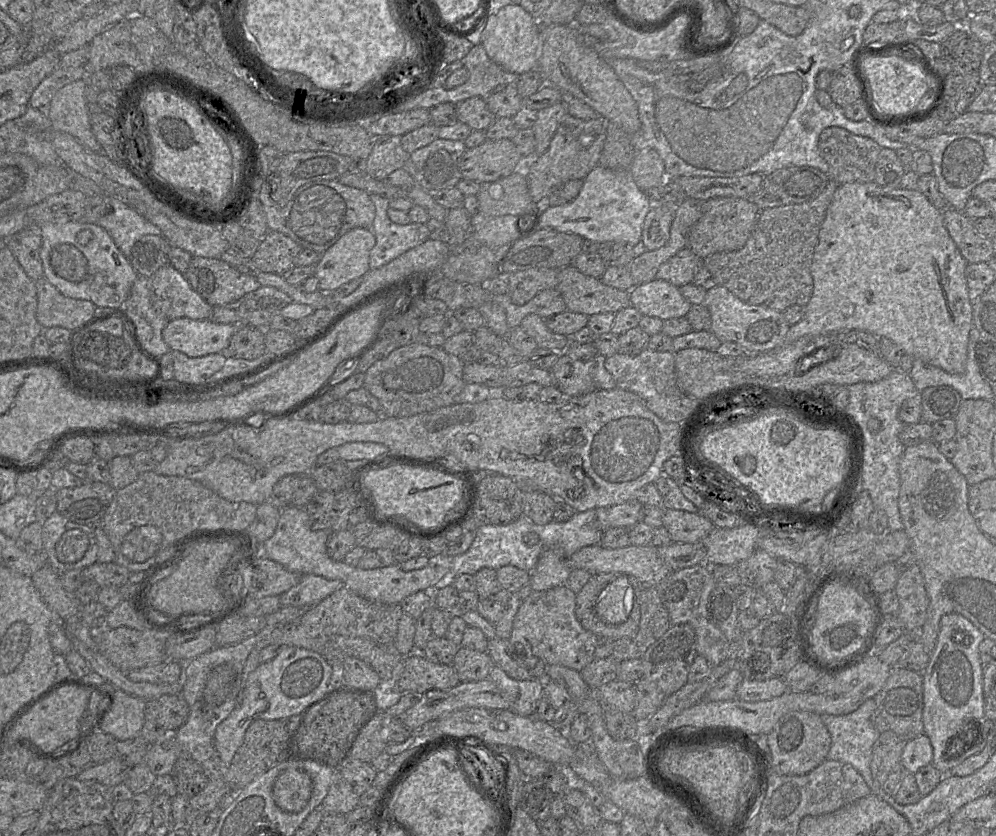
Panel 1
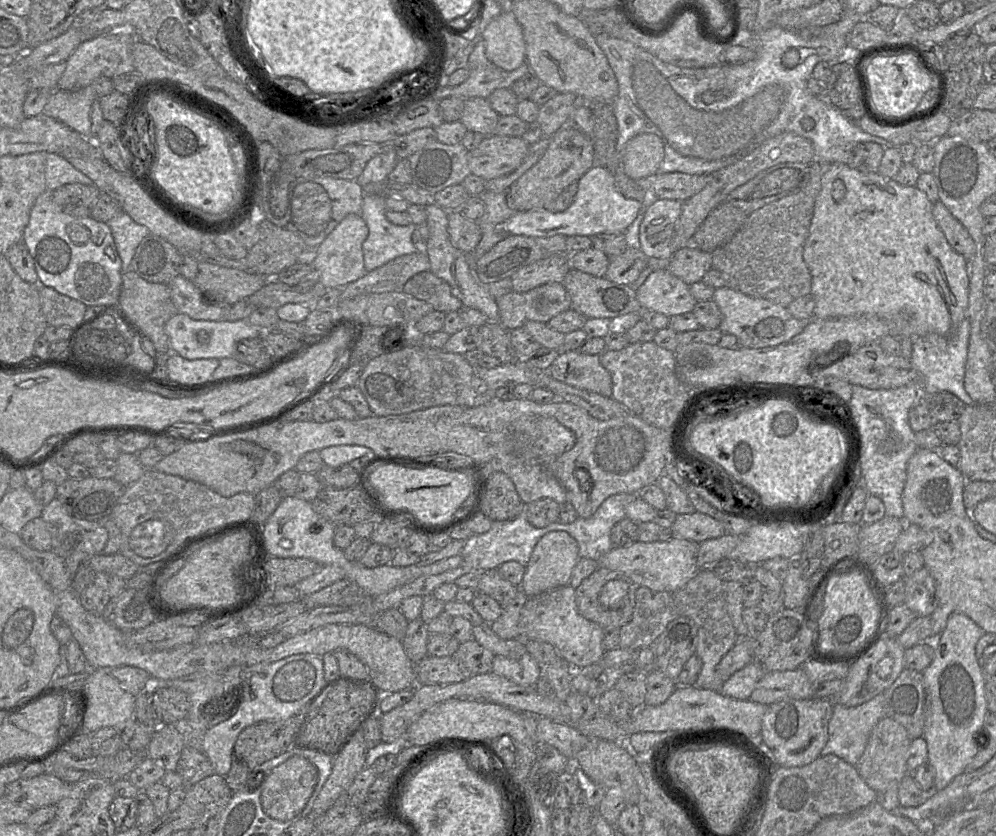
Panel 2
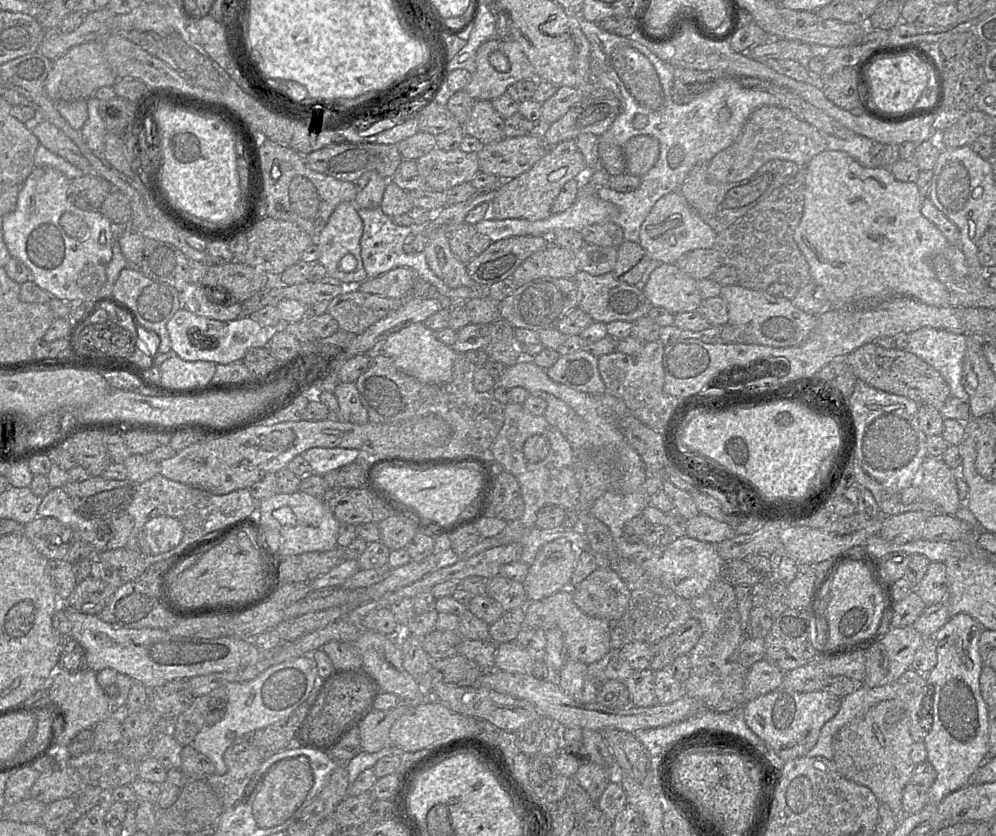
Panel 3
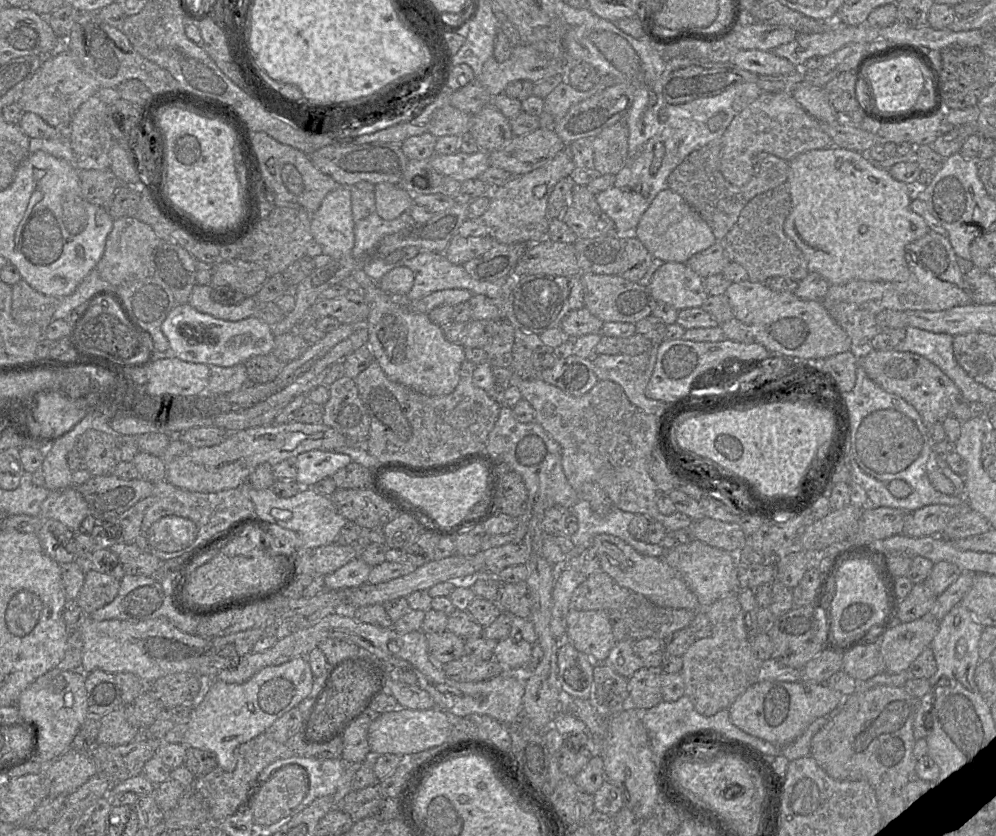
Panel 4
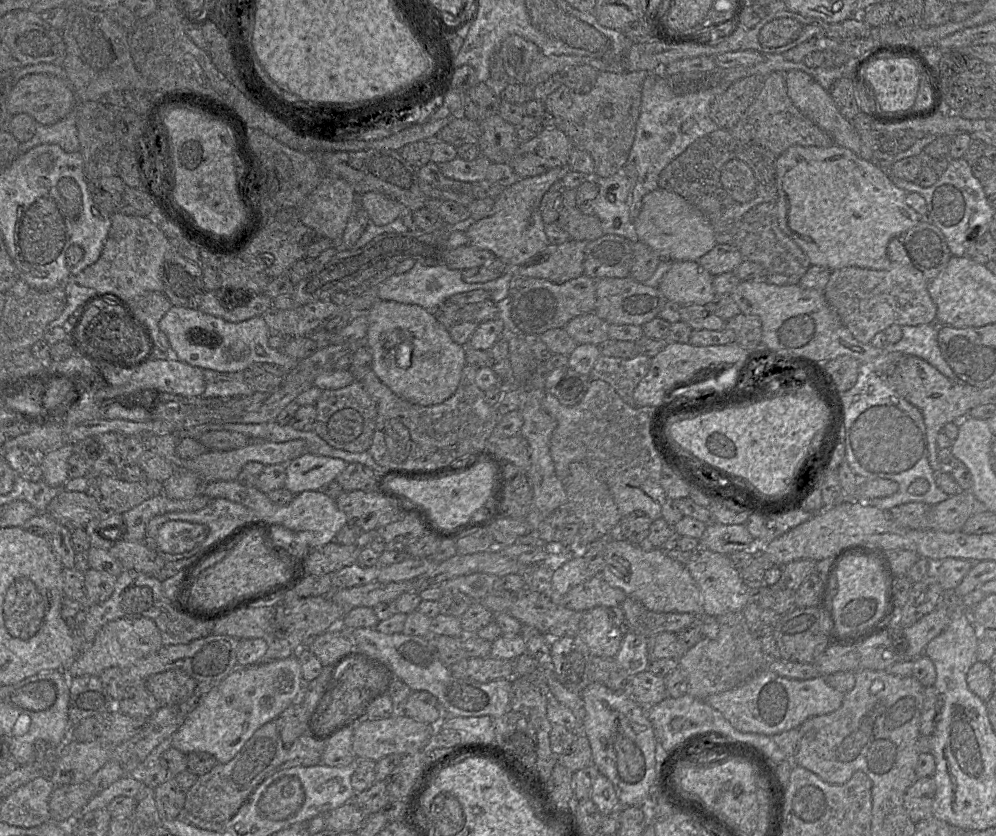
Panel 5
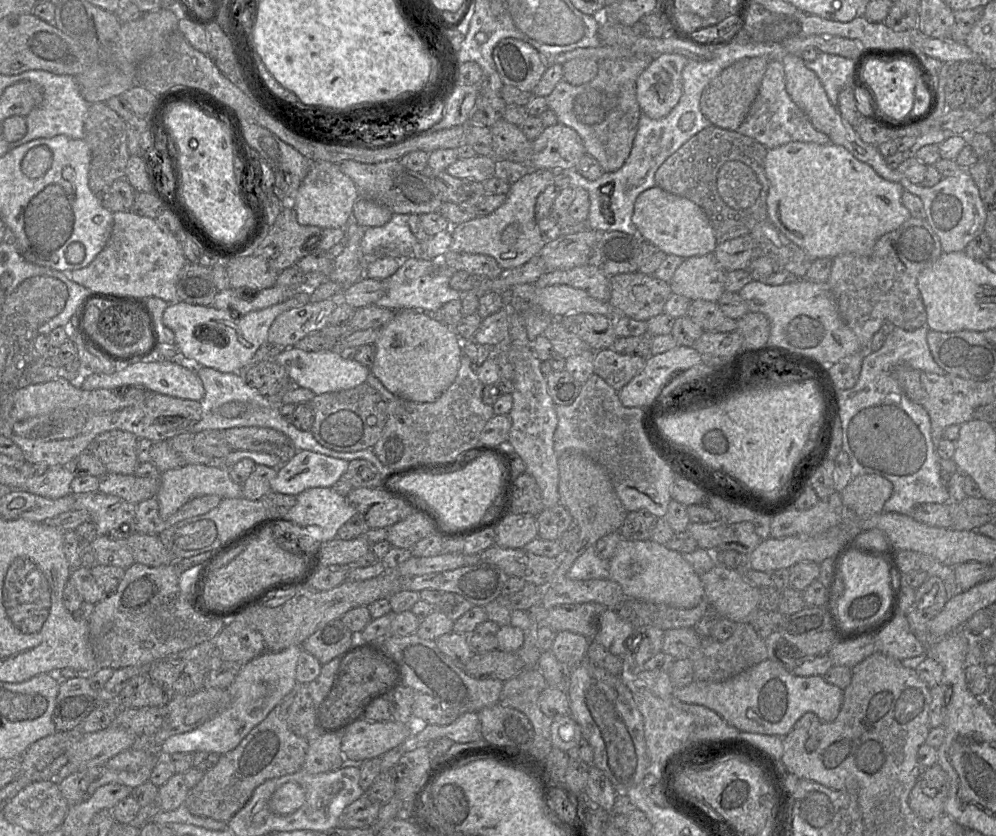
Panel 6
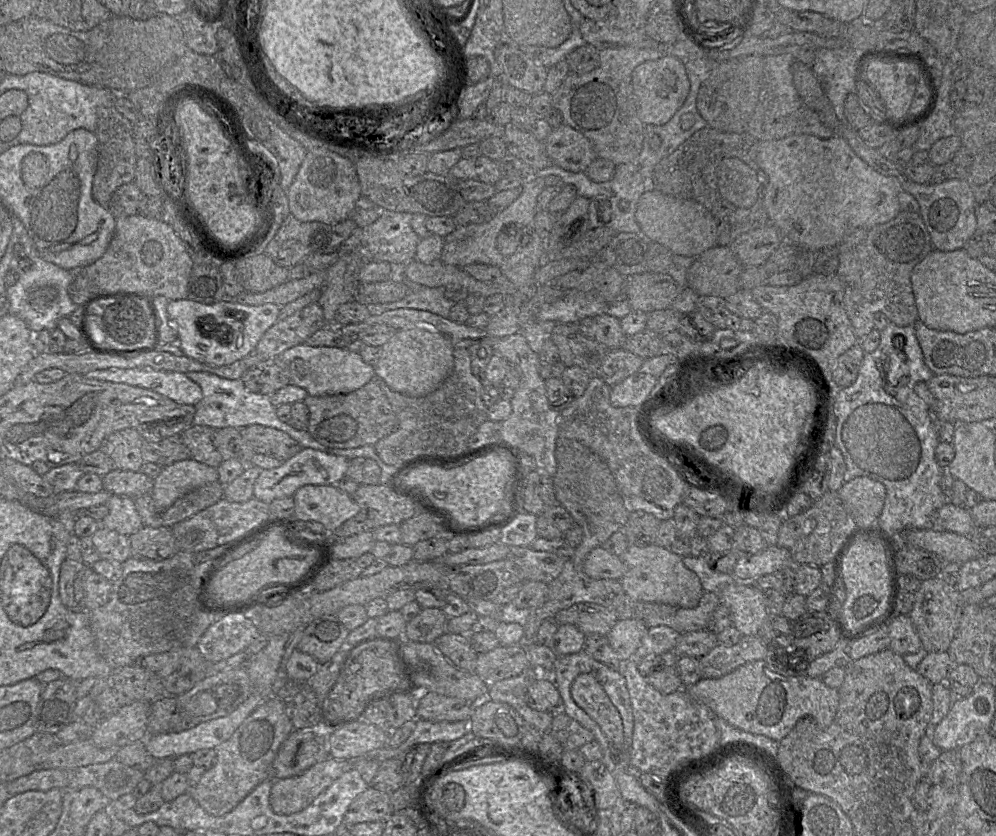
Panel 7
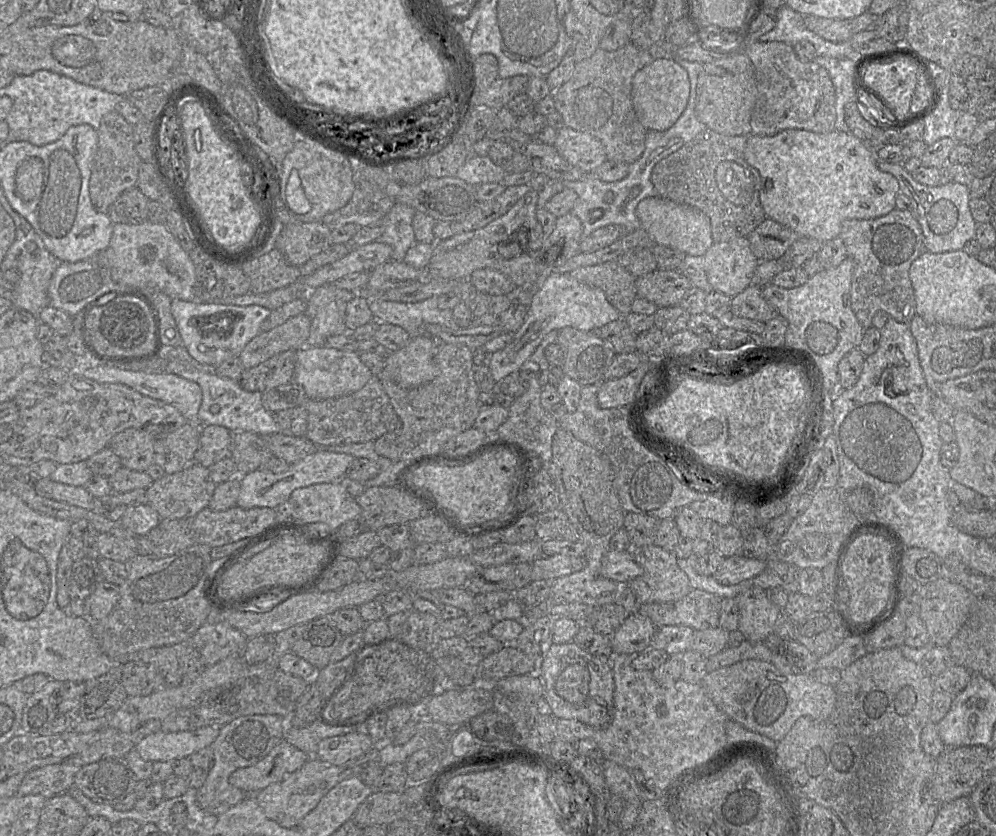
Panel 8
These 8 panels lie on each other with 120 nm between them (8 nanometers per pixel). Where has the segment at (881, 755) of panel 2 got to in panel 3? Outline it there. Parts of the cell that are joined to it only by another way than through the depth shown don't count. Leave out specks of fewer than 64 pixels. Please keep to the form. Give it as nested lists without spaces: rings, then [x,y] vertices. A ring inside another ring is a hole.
[[[894,698],[873,706],[835,734],[832,761],[842,776],[868,787],[879,803],[889,806],[900,818],[903,816],[903,789],[912,780],[915,767],[910,758],[913,743],[906,705],[901,699]]]

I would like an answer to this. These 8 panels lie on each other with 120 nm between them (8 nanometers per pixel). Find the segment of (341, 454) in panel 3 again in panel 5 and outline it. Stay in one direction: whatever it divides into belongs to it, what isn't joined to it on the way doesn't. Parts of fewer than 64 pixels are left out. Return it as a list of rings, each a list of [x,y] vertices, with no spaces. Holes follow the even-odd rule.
[[[307,453],[286,464],[284,488],[294,495],[318,491],[335,480],[347,463],[339,458]]]

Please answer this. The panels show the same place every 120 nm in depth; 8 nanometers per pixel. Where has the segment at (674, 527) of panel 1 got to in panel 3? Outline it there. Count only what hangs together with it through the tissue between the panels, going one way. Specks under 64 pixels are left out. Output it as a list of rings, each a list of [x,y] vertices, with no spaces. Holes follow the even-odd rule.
[[[699,512],[697,516],[687,520],[686,536],[702,542],[718,544],[735,535],[729,524]]]

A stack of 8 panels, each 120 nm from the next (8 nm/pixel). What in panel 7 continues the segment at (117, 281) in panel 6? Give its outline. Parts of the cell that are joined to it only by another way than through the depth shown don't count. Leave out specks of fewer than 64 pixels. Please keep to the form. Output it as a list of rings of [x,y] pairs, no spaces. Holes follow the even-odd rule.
[[[134,214],[116,218],[115,232],[106,252],[94,263],[78,271],[86,274],[96,291],[136,291],[179,300],[187,298],[193,265],[193,257],[171,224]]]

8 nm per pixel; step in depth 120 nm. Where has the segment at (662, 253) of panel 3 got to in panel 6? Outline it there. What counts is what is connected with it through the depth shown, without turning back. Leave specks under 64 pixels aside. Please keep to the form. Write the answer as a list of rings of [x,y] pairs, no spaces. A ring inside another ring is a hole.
[[[655,186],[636,199],[632,221],[642,241],[651,243],[666,255],[683,259],[712,254],[717,246],[714,230],[705,212],[694,202]]]

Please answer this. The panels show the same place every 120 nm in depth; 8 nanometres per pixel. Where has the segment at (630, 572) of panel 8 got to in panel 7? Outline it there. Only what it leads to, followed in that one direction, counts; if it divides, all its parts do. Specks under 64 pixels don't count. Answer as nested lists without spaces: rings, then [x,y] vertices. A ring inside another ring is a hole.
[[[603,546],[593,548],[584,561],[584,573],[593,579],[620,580],[625,572],[622,557],[610,553]]]

